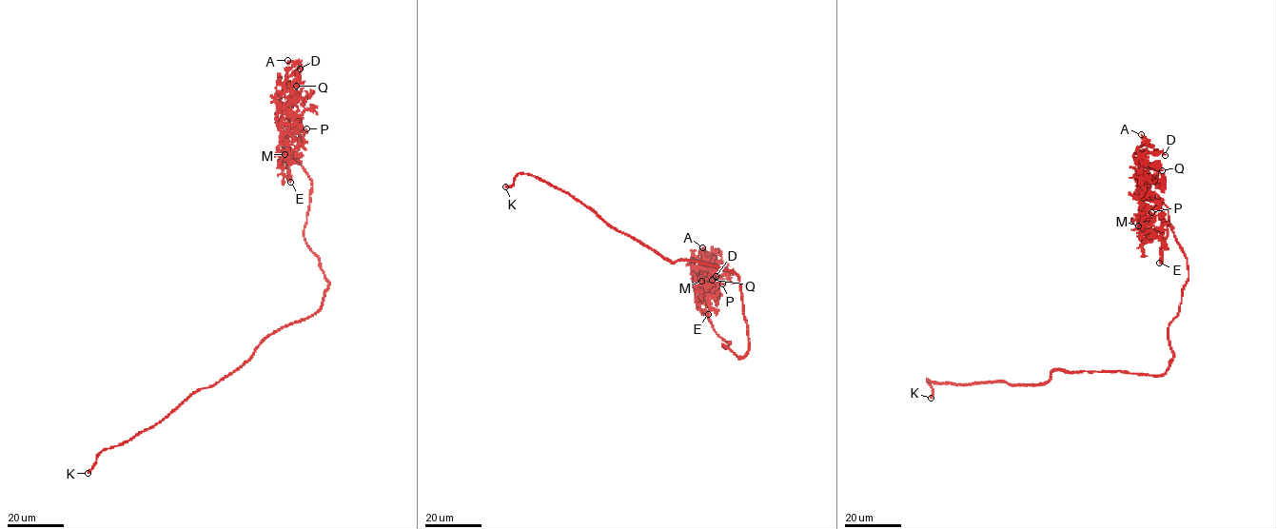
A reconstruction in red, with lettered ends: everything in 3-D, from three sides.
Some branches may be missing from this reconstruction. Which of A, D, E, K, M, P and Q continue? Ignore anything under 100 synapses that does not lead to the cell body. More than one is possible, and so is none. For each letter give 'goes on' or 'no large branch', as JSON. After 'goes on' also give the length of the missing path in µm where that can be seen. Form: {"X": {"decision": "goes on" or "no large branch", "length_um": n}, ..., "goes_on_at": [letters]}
{"A": {"decision": "no large branch"}, "D": {"decision": "no large branch"}, "E": {"decision": "no large branch"}, "K": {"decision": "goes on", "length_um": 8}, "M": {"decision": "no large branch"}, "P": {"decision": "no large branch"}, "Q": {"decision": "no large branch"}, "goes_on_at": ["K"]}

